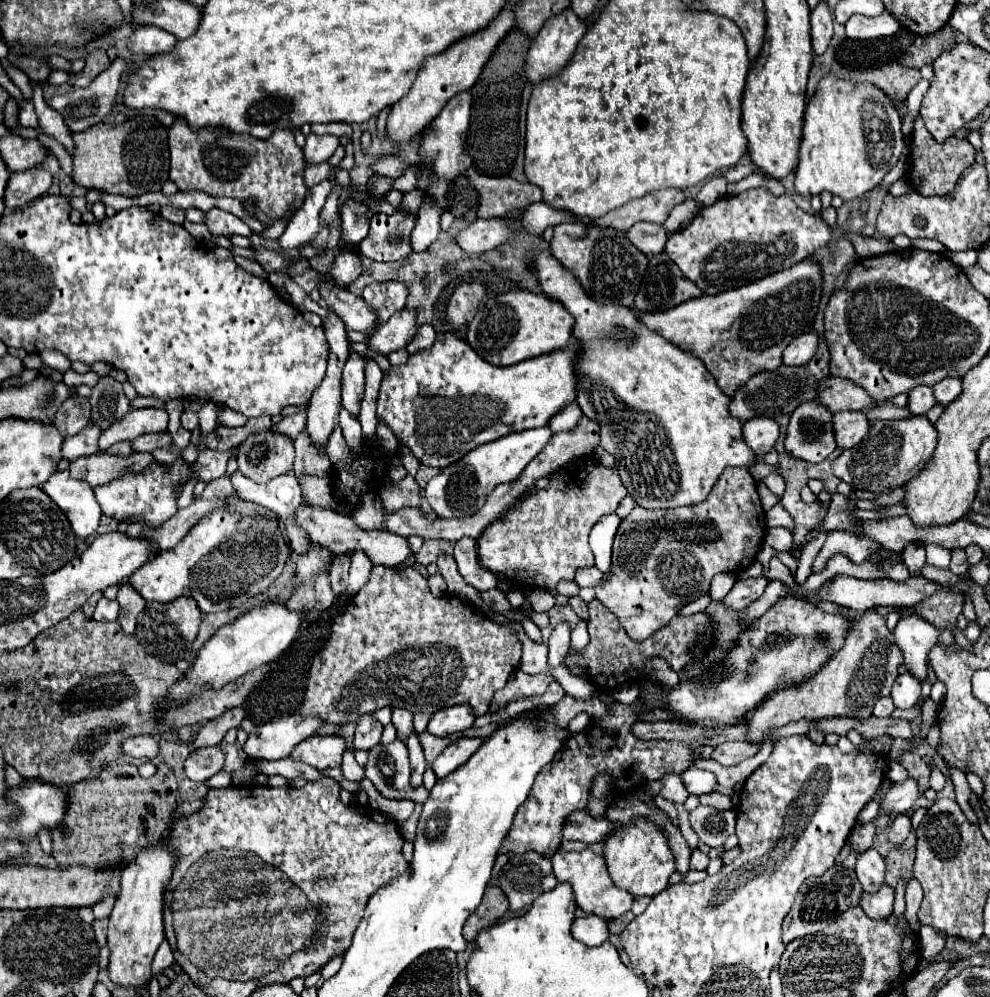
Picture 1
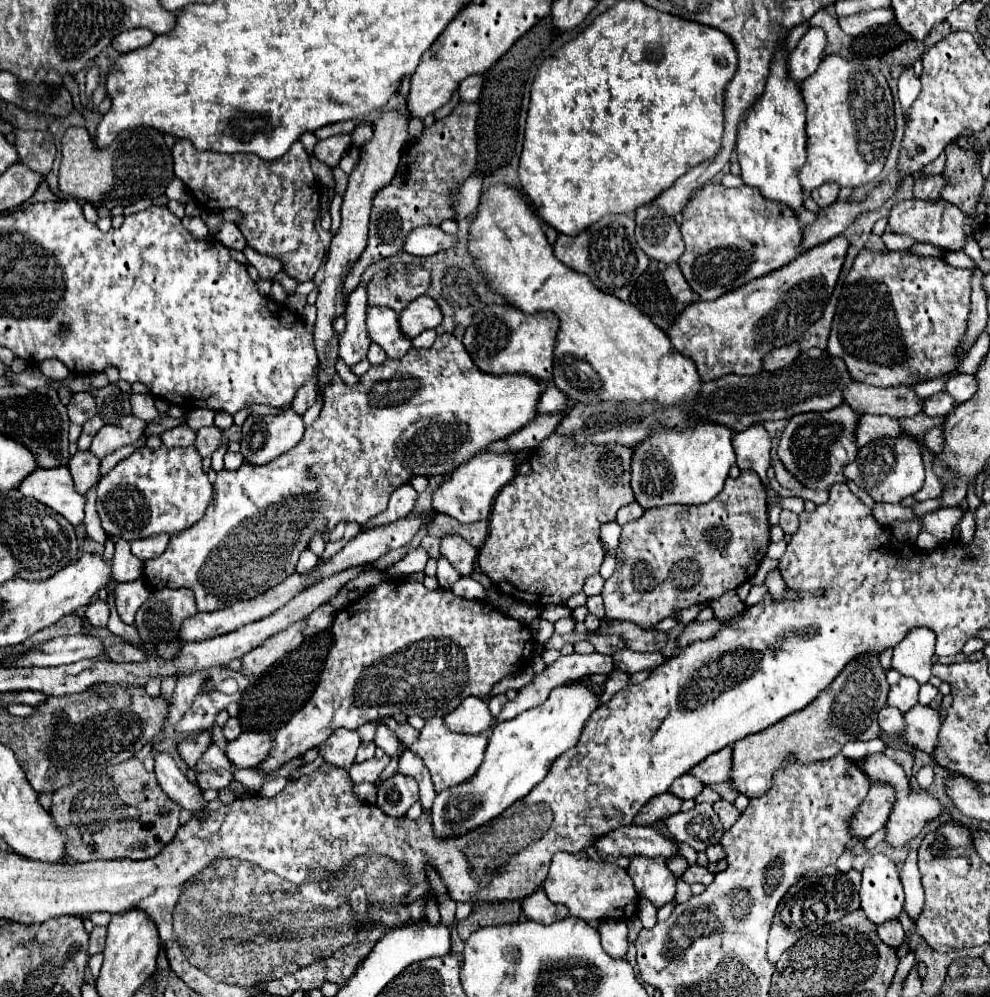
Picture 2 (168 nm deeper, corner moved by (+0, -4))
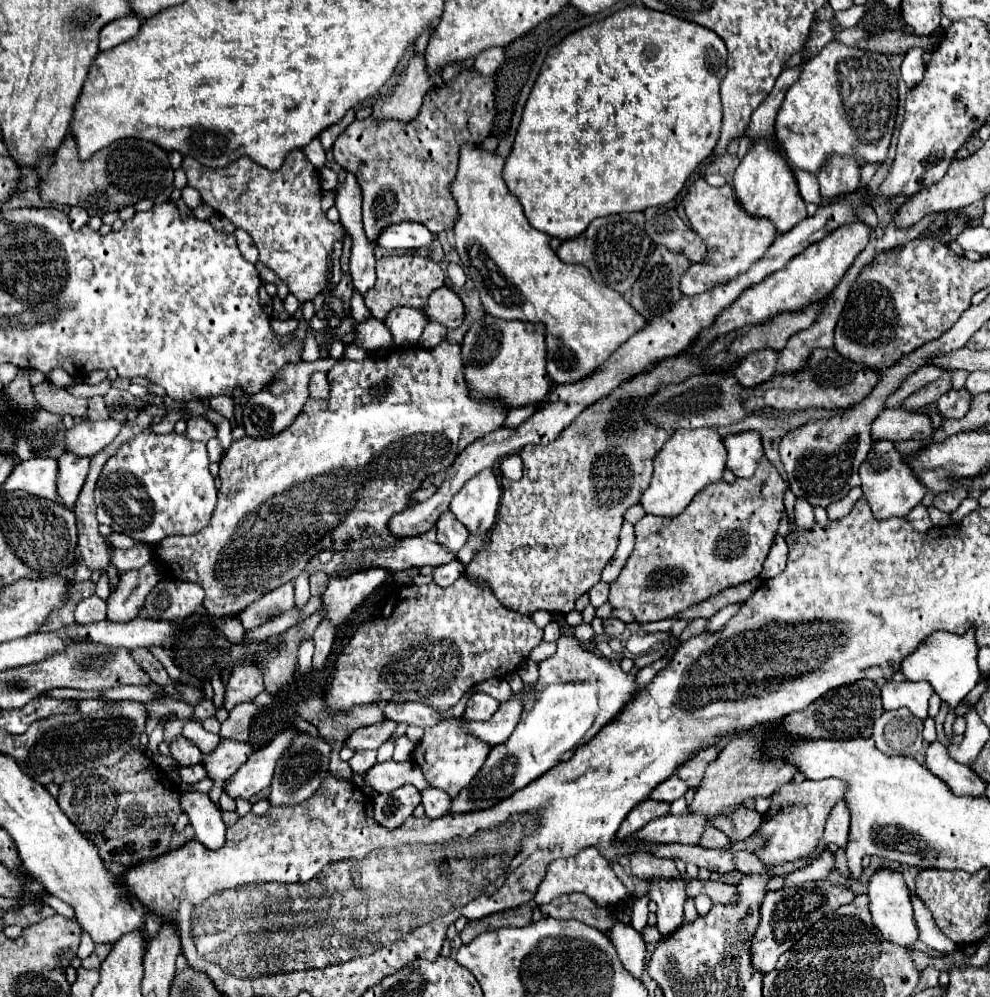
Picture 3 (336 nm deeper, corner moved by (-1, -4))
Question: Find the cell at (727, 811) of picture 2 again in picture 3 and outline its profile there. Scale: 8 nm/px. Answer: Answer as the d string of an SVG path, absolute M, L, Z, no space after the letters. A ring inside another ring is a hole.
M740 806L740 810L732 810L732 814L720 814L720 818L714 818L712 826L722 830L730 840L740 842L758 828L760 818L762 816L756 810Z

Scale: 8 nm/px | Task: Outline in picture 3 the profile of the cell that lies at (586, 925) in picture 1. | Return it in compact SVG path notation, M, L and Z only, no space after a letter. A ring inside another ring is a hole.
M618 920L616 926L612 926L608 938L612 940L624 968L632 976L640 978L644 972L644 954L646 954L646 946L640 932L636 932L632 926Z

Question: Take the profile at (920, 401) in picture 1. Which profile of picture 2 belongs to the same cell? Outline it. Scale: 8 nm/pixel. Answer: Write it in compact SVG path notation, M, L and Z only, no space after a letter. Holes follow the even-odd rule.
M941 392L941 394L935 394L935 396L931 396L931 398L925 400L923 412L925 412L927 416L947 416L947 414L953 412L955 406L957 406L957 404L955 404L953 396L947 394L947 392Z

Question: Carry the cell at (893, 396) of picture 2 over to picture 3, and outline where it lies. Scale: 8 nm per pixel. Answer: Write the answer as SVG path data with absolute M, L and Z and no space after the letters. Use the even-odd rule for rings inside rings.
M950 372L944 374L942 378L930 382L928 386L916 390L914 394L910 394L900 406L906 410L918 410L918 408L926 408L930 404L934 404L942 394L946 394L950 390Z

